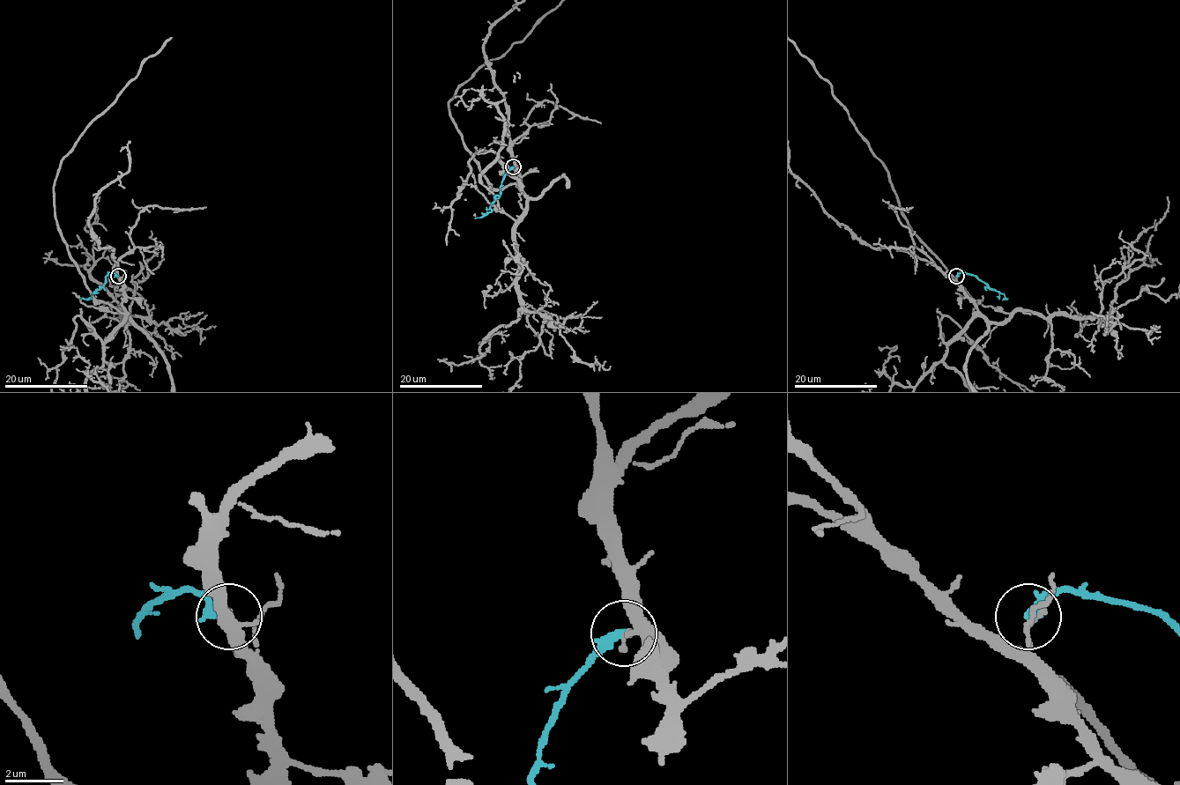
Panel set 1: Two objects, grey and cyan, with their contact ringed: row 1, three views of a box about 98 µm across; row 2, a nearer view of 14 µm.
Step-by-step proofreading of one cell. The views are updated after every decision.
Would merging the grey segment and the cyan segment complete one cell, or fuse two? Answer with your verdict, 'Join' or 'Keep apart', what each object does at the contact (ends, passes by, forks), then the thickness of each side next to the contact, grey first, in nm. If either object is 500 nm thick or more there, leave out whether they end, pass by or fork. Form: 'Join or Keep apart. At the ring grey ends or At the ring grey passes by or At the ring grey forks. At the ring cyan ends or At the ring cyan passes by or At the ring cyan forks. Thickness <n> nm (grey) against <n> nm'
Keep apart. At the ring grey ends. At the ring cyan ends. Thickness 170 nm (grey) against 400 nm

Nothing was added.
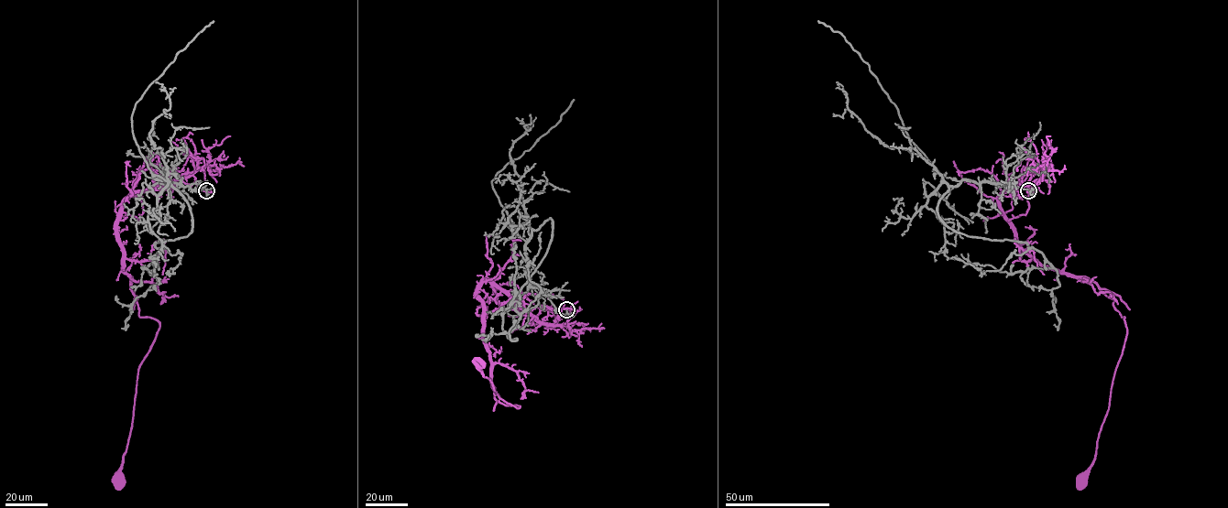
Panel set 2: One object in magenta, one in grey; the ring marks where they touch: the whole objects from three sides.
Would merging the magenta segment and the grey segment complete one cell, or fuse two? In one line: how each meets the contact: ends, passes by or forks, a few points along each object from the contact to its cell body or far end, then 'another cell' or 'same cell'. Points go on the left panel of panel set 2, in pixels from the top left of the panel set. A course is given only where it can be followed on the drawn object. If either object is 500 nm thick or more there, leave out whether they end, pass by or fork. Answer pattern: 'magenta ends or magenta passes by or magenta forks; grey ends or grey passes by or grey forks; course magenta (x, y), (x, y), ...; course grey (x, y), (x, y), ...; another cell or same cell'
magenta forks; grey passes by; course magenta (206, 190), (192, 175), (124, 202), (123, 269), (138, 316), (159, 324), (138, 369), (117, 478); course grey (206, 191), (165, 179), (188, 204), (192, 231), (155, 243), (156, 258), (142, 269), (156, 274), (155, 254); another cell

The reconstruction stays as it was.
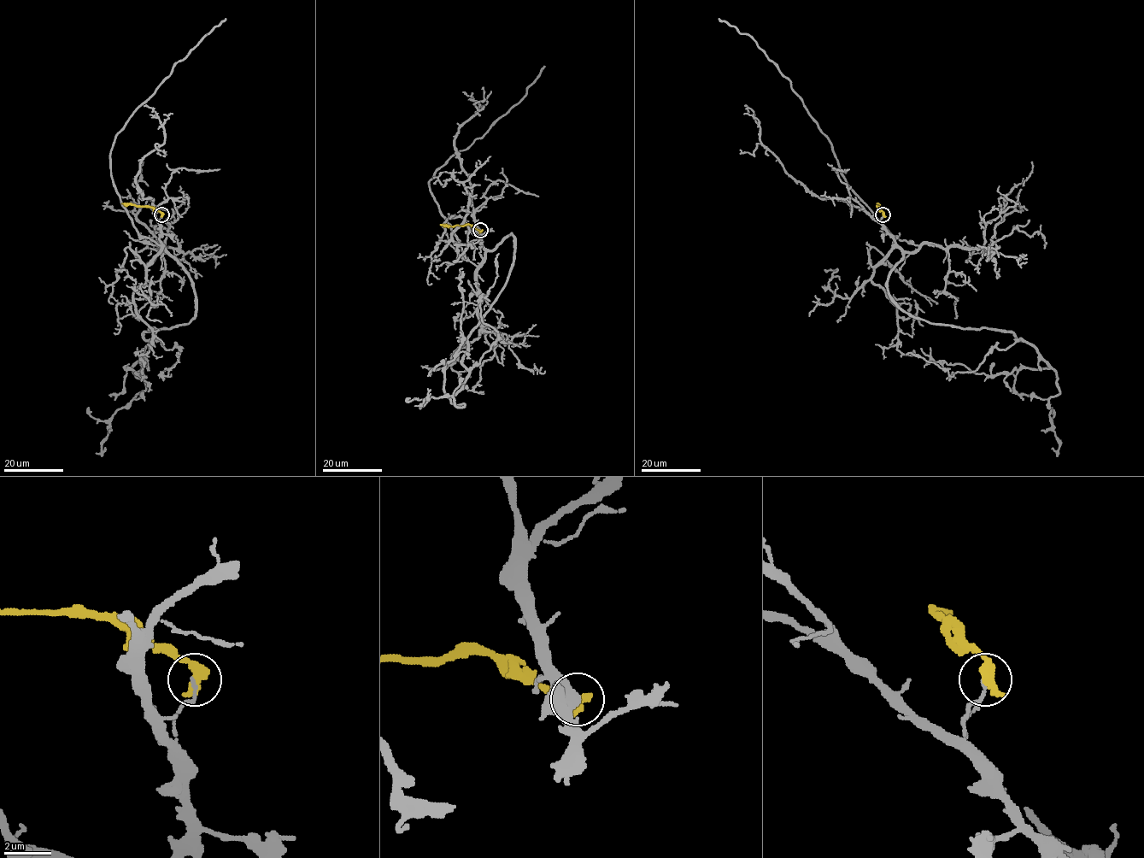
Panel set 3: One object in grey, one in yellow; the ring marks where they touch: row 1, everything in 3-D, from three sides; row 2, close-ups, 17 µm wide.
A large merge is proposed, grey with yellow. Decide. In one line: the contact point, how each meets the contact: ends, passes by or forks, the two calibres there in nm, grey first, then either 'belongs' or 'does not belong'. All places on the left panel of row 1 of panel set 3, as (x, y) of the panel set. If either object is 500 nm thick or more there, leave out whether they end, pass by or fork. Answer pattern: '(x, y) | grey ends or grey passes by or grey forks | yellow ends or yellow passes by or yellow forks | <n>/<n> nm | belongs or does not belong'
(161, 214) | 120/500 nm | does not belong

